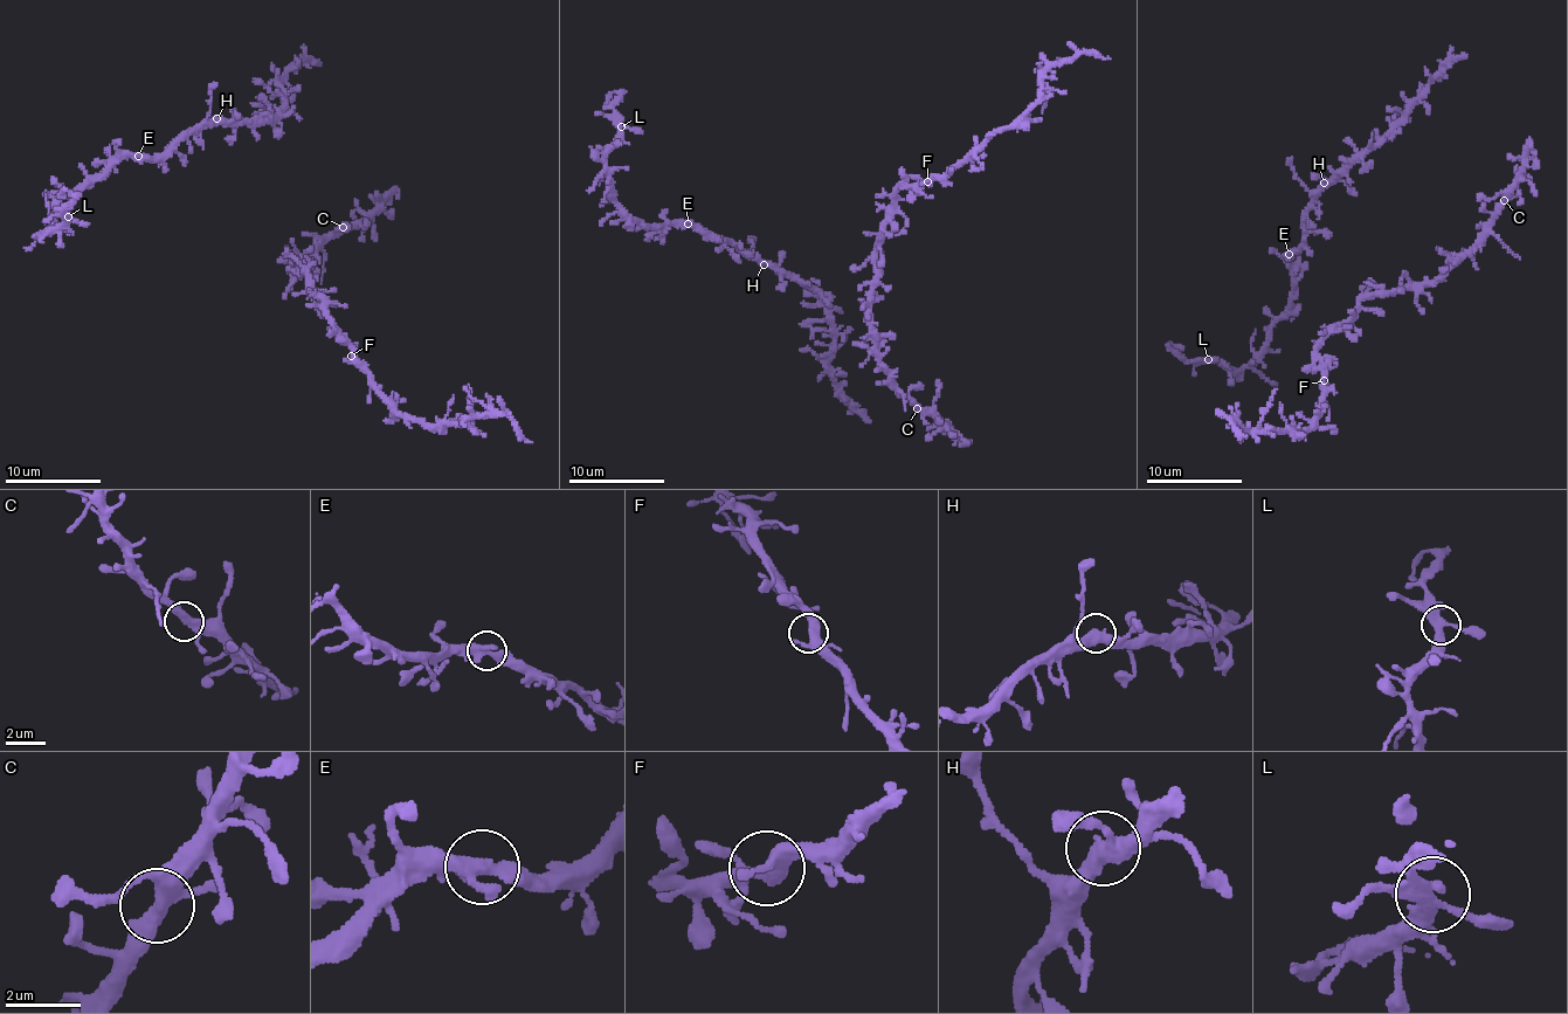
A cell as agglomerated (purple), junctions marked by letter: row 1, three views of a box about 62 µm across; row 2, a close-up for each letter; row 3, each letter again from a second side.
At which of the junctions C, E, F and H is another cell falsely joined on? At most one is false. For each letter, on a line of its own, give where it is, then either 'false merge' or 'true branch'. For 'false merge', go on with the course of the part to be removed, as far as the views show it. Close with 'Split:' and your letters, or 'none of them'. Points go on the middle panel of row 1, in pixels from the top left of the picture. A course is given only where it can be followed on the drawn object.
C: (917, 408) | true branch
E: (688, 223) | true branch
F: (927, 181) | true branch
H: (764, 264) | true branch
Split: none of them

